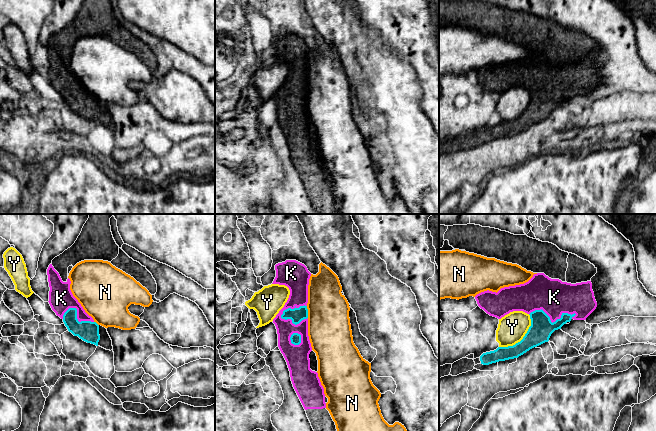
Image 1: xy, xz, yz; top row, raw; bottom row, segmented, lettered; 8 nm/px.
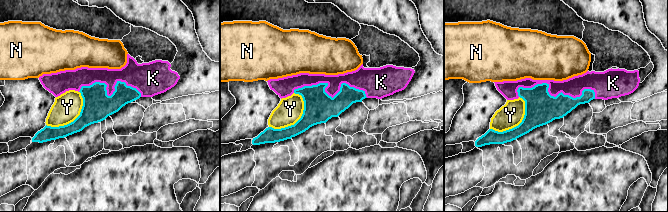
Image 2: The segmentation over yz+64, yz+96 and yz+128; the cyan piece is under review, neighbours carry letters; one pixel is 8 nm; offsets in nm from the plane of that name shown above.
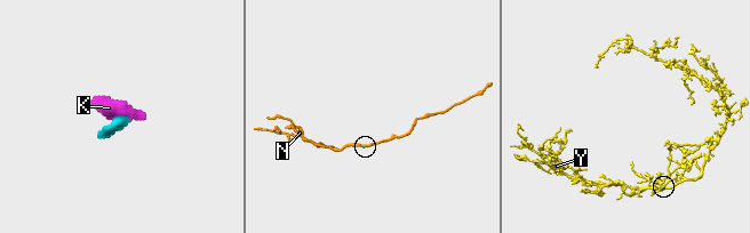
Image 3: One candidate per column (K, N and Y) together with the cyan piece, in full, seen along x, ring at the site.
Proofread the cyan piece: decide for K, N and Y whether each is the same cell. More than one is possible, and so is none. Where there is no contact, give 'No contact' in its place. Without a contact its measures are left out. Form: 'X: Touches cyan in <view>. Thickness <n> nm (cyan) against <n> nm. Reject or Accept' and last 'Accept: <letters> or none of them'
K: Touches cyan in xz. Thickness 110 nm (cyan) against 200 nm. Accept
N: Touches cyan in xz. Thickness 110 nm (cyan) against 340 nm. Reject
Y: Touches cyan in yz. Thickness 180 nm (cyan) against 220 nm. Reject
Accept: K

